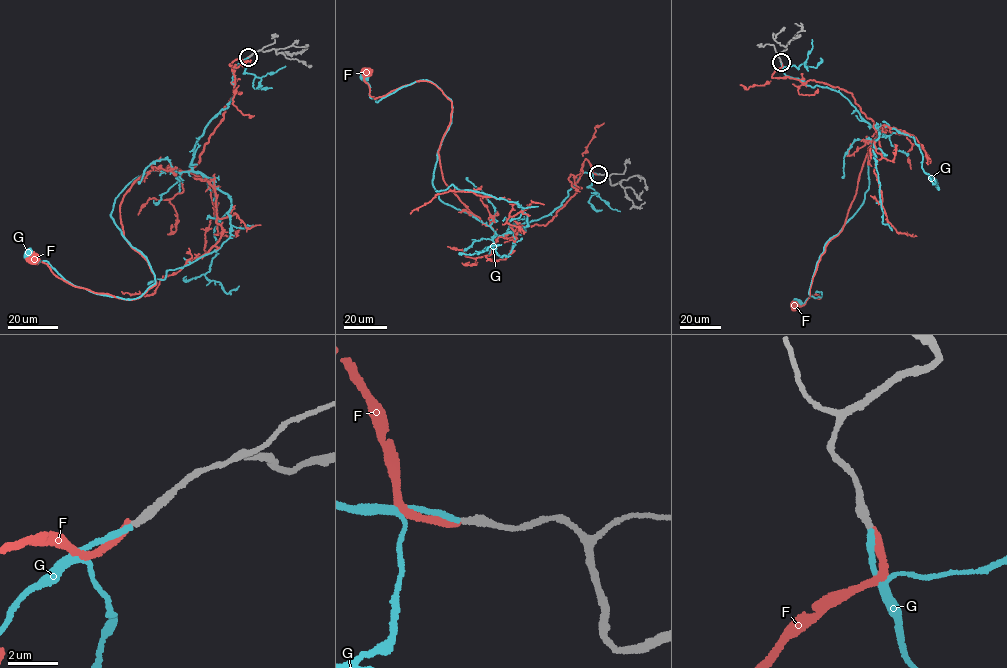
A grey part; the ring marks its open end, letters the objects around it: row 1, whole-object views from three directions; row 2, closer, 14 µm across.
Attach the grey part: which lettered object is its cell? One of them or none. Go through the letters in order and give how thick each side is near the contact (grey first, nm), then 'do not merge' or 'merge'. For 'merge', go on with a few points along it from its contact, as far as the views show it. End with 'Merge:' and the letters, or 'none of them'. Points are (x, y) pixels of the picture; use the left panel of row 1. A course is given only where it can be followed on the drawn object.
F: calibres 320 and 280 nm; do not merge
G: calibres 320 and 240 nm; merge; course (248, 57), (191, 170), (142, 174), (114, 200), (115, 225), (154, 276), (143, 294), (96, 294), (30, 256)
Merge: G

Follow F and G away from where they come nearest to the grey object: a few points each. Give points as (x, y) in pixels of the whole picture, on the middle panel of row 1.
F: (597, 174), (586, 159), (553, 219), (500, 236), (444, 181), (451, 101), (423, 81), (376, 99), (368, 73)
G: (597, 174), (499, 235), (432, 182), (450, 100), (424, 80), (378, 102), (365, 78)

